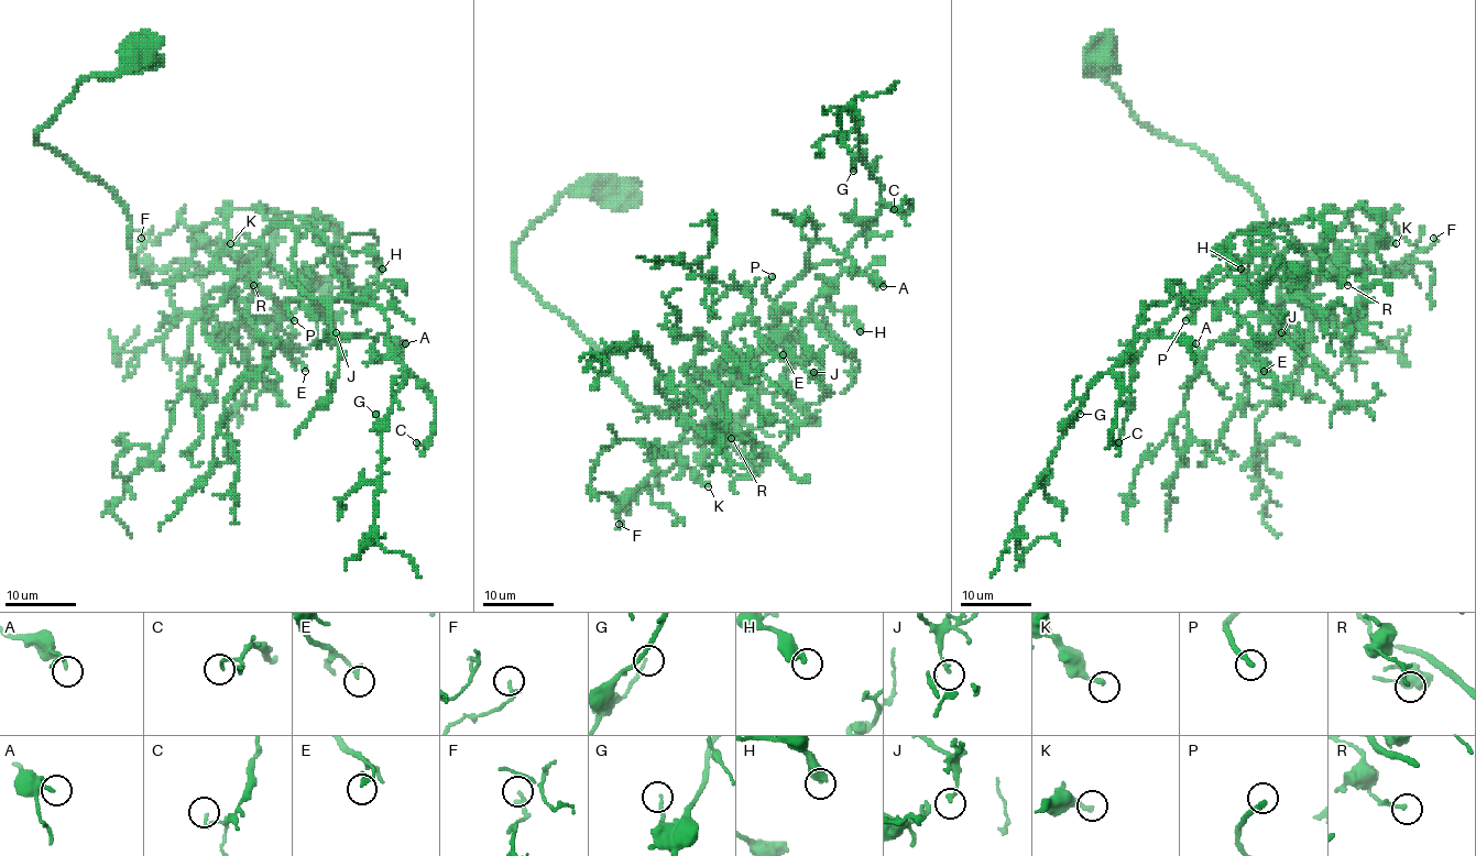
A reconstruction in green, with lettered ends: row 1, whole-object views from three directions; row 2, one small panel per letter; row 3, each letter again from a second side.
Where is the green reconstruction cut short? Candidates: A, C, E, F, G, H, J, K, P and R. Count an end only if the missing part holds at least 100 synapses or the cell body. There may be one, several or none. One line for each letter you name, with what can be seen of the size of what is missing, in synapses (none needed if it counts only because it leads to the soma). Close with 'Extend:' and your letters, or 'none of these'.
P: about 140 synapses
Extend: P

